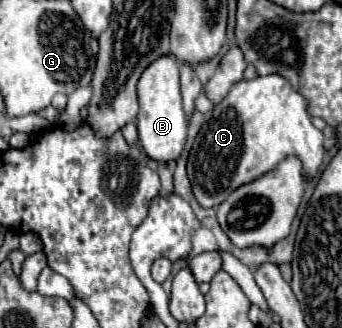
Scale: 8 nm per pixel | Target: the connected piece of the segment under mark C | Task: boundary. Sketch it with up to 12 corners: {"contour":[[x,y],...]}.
{"contour":[[279,73],[239,81],[189,155],[201,207],[297,155],[323,133]]}

